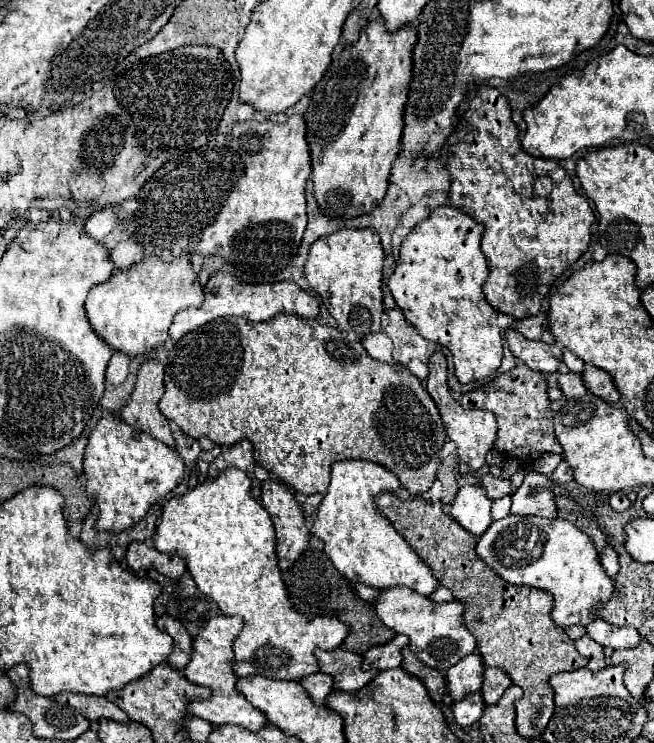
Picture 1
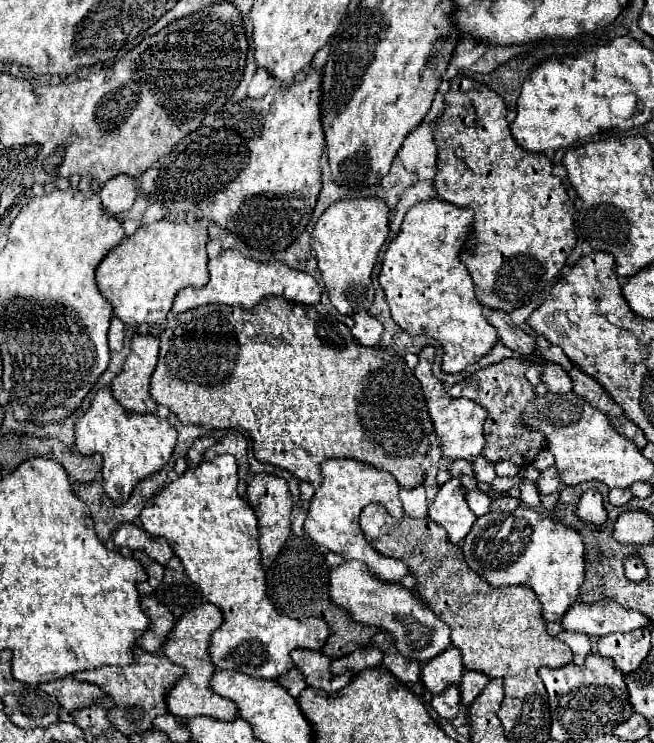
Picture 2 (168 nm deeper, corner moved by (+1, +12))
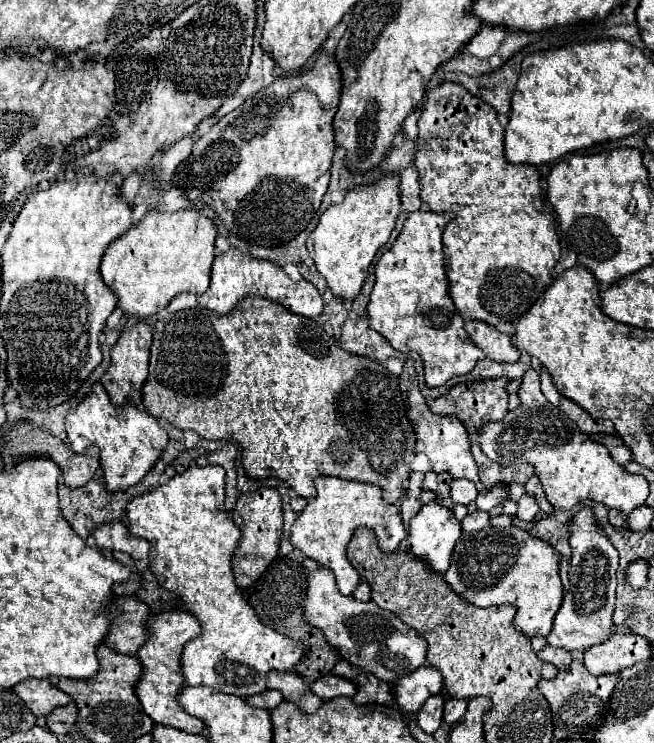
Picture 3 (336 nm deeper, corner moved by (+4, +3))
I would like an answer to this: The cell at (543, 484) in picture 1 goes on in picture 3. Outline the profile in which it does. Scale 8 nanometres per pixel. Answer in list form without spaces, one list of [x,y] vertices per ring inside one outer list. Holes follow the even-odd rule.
[[[475,511],[471,515],[467,515],[461,523],[463,523],[463,533],[475,533],[475,531],[481,531],[483,527],[487,527],[491,521],[489,513],[485,511]]]

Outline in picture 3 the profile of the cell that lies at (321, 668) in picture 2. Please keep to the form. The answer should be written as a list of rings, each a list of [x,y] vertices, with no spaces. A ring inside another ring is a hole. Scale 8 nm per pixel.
[[[273,671],[269,673],[269,689],[277,689],[285,695],[285,701],[293,701],[305,713],[313,713],[319,709],[323,699],[313,695],[305,677],[295,671]]]

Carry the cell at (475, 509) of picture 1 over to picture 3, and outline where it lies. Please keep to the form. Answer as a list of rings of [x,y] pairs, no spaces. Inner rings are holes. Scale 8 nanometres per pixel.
[[[431,501],[431,503],[423,505],[421,511],[411,519],[409,535],[407,535],[407,551],[413,553],[415,557],[425,559],[431,565],[431,569],[435,569],[437,573],[445,573],[449,569],[451,553],[453,553],[457,541],[461,539],[461,535],[463,535],[461,521],[455,519],[453,511],[437,501]]]

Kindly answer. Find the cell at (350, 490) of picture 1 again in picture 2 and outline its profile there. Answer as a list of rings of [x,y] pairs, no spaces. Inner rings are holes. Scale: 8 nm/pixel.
[[[324,460],[320,470],[324,476],[324,482],[316,490],[314,498],[310,500],[308,516],[304,522],[306,534],[316,544],[326,546],[330,552],[342,556],[344,560],[364,562],[370,568],[372,576],[376,576],[380,580],[398,582],[402,576],[406,576],[408,574],[406,564],[400,564],[394,558],[386,558],[386,556],[374,552],[372,544],[368,544],[366,536],[362,536],[362,532],[358,528],[358,516],[360,516],[362,508],[370,502],[380,502],[388,510],[388,514],[392,514],[396,518],[404,516],[402,502],[399,498],[399,484],[394,476],[384,470],[376,470],[374,466],[360,464],[356,460]]]

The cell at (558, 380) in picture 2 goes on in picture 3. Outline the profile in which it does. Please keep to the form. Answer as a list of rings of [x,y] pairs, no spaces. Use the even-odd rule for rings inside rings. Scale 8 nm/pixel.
[[[529,369],[525,375],[523,375],[523,383],[519,387],[519,399],[521,399],[521,405],[529,405],[529,407],[541,407],[547,403],[541,387],[539,387],[539,373],[535,369]]]

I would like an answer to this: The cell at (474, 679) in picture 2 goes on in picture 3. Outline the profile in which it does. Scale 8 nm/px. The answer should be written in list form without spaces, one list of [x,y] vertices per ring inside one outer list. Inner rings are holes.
[[[449,697],[449,699],[445,701],[443,721],[445,721],[445,723],[451,723],[451,725],[457,723],[457,721],[463,717],[465,709],[467,709],[467,699],[453,699],[453,697]]]

